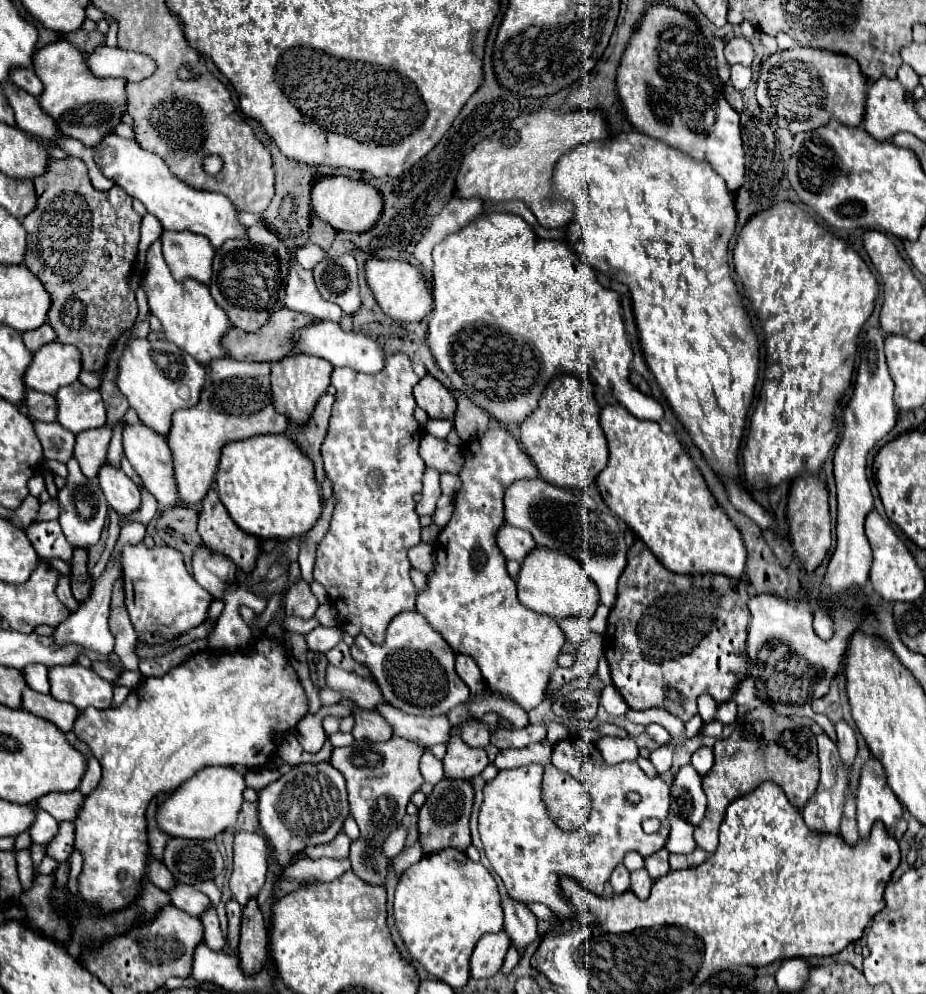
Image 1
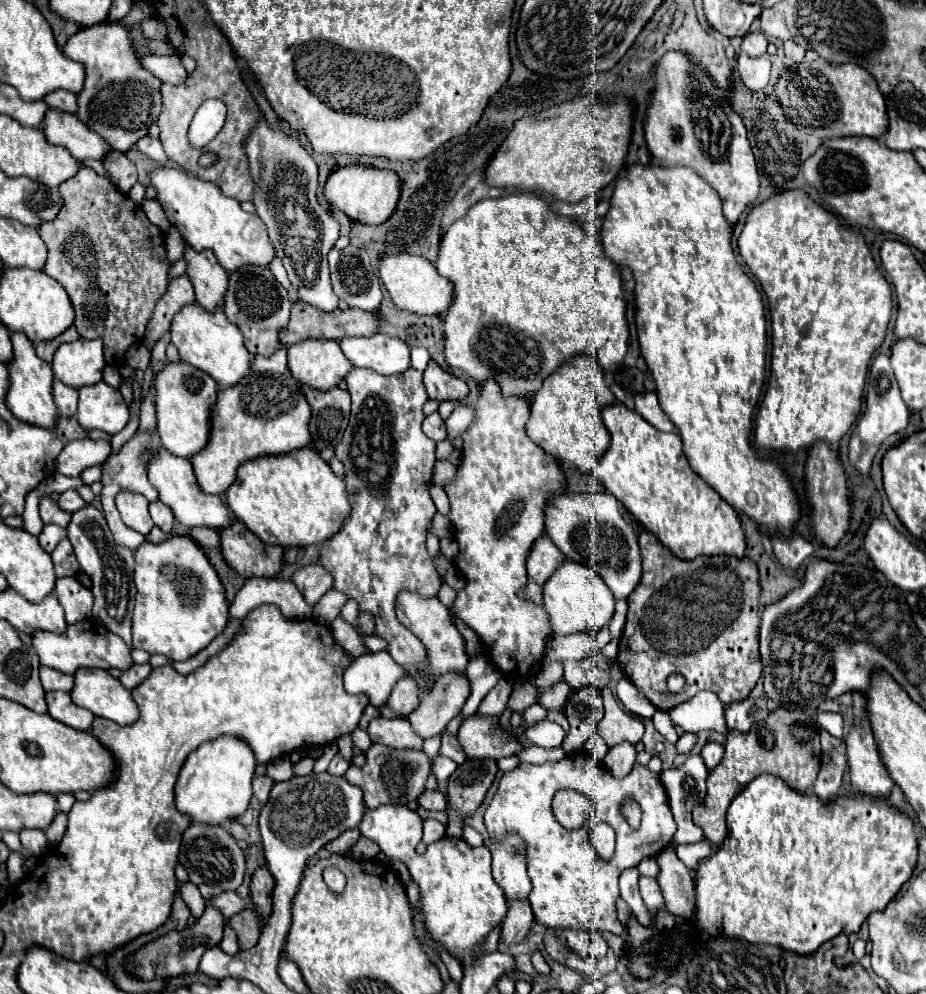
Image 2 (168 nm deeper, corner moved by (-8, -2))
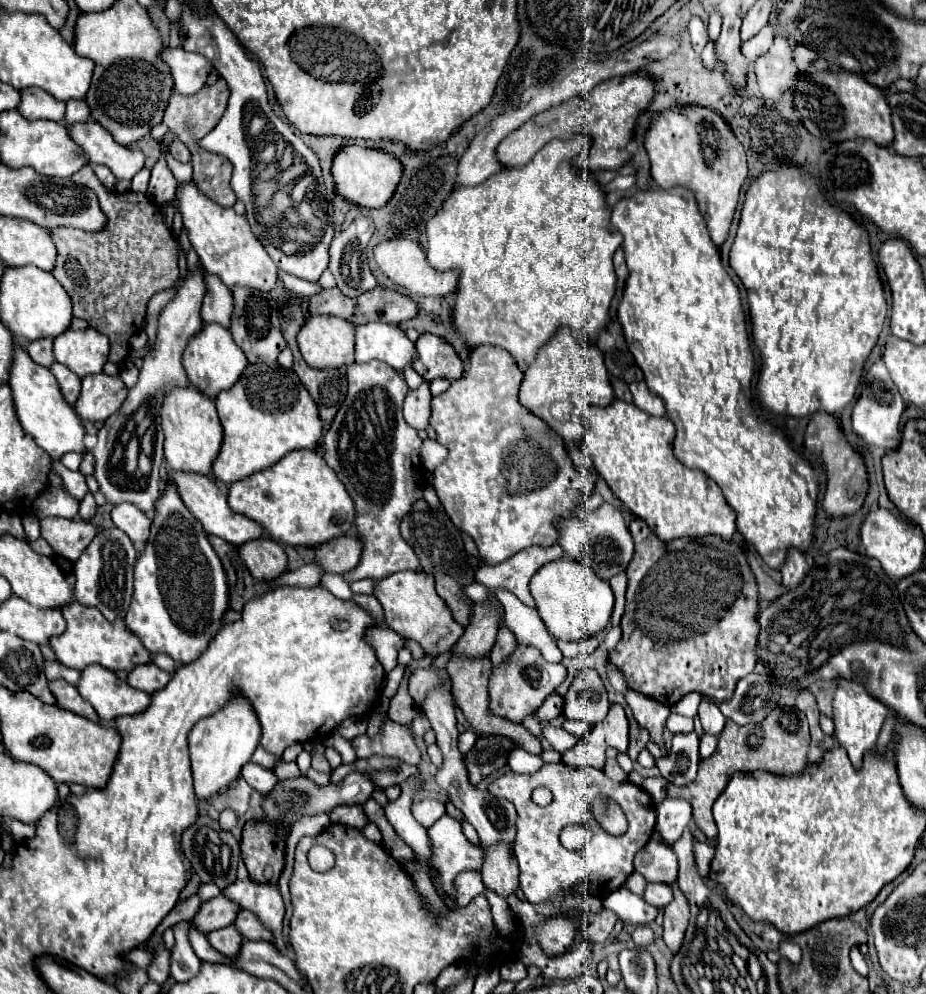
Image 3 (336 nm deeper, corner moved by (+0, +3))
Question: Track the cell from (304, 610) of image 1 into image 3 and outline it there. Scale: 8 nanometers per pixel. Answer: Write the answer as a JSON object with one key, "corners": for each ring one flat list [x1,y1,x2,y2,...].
{"corners":[[349,534,333,538,325,546,319,546,315,562,321,564,325,572,345,574,359,564,359,556,361,556,361,540,355,534]]}

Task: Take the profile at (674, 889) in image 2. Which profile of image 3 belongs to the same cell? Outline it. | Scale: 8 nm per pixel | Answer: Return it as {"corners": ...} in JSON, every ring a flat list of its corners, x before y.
{"corners":[[673,884,673,890,675,890,673,902,663,908,663,918,665,918,663,920,663,940,667,948,673,954,677,954,683,942,685,930,687,930,687,922,689,922,689,904,687,904,687,898,677,888,677,884]]}

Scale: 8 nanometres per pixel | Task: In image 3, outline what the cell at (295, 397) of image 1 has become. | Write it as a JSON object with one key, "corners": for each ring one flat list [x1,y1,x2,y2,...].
{"corners":[[309,316,299,336,299,350,305,362,315,368,339,368,355,362,355,324,343,322,337,316]]}

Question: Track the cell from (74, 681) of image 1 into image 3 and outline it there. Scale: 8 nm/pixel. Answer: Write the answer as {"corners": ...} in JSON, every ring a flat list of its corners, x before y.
{"corners":[[91,664,81,672,79,694,97,710,99,718,113,722,119,716,143,712,149,706,149,694,119,680,115,672]]}

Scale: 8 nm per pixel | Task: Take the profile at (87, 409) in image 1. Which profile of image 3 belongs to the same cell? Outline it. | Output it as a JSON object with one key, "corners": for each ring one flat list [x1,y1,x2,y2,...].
{"corners":[[91,374,83,378,81,396,75,404,77,414,83,420,103,422,111,414,115,414,123,400,127,398,127,386,119,376,107,376,107,374]]}

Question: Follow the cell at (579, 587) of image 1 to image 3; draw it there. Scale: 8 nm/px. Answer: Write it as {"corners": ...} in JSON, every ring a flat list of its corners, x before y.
{"corners":[[571,558,549,562,537,570,531,578,531,594,541,620,557,640,581,642,589,636,597,636,605,630,613,612,613,592,609,582,597,578,589,566]]}

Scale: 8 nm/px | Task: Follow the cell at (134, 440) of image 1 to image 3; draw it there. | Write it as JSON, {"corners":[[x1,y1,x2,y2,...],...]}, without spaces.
{"corners":[[171,472,169,478,173,482,177,482,177,490,179,490,181,498,183,498,185,506,203,524,207,534,215,534,215,536,219,536,221,540,225,540,225,542,229,542,233,546,241,546,245,542,259,540,265,534,265,530,257,522,253,522,247,516,241,516,241,514,237,514,237,512,233,512,229,508,227,494,217,482,213,482,213,480,205,478,205,476,199,476,199,474,189,474,189,472]]}

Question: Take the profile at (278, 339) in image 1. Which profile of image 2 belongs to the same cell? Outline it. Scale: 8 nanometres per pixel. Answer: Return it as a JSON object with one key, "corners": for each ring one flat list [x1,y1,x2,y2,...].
{"corners":[[293,303,293,313,289,323,281,329,281,345,291,347,293,343,301,343,305,339,343,339,343,337,353,337,353,335,373,335,377,333,377,313,367,313,361,309,335,309,331,313,323,313,313,309,307,303]]}

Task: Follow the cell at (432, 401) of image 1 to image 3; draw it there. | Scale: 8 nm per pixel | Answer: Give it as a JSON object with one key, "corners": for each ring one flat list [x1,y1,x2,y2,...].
{"corners":[[421,334,415,342,415,348,417,360,413,362,413,368,425,380,431,382,435,378,461,378,463,362,453,346,445,342,445,338,437,338,435,334]]}

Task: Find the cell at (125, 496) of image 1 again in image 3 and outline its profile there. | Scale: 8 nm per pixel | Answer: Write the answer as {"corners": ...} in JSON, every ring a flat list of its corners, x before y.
{"corners":[[123,502,113,506,111,518,113,518,113,524,121,528,131,542,147,542,151,520,145,516,145,512,141,512,133,504]]}

